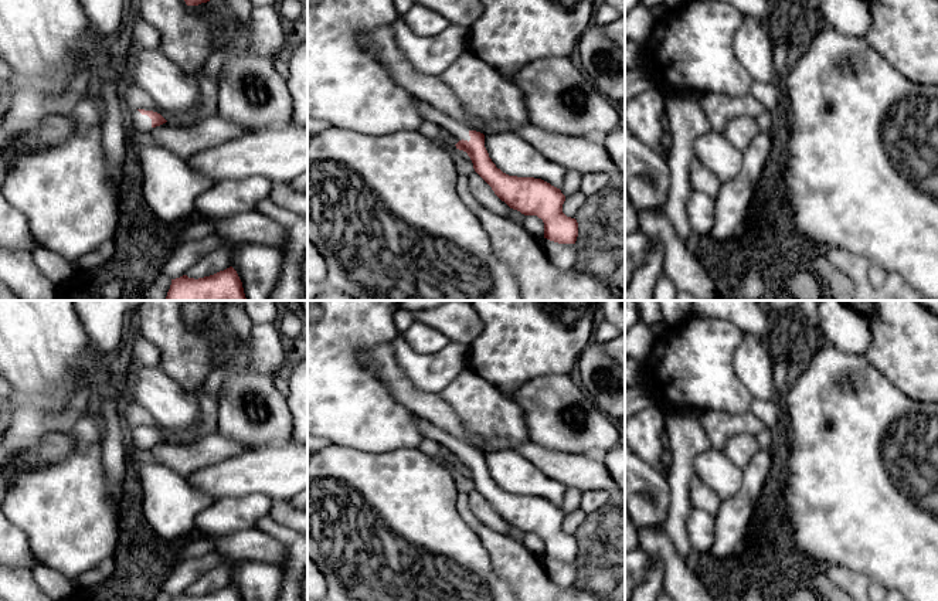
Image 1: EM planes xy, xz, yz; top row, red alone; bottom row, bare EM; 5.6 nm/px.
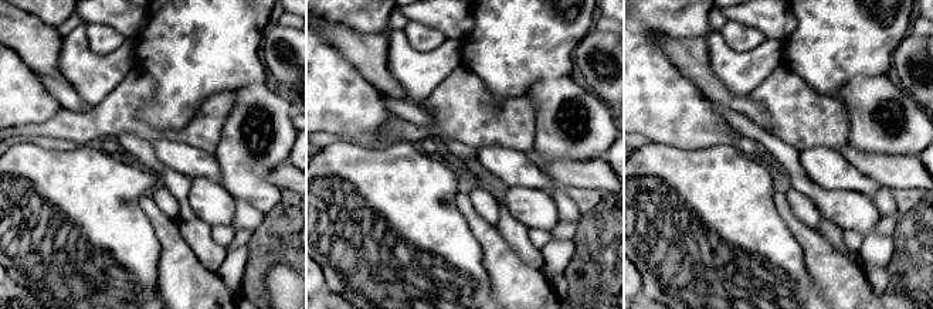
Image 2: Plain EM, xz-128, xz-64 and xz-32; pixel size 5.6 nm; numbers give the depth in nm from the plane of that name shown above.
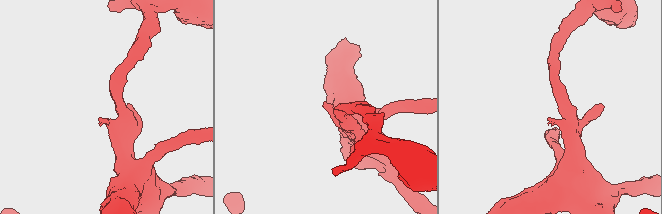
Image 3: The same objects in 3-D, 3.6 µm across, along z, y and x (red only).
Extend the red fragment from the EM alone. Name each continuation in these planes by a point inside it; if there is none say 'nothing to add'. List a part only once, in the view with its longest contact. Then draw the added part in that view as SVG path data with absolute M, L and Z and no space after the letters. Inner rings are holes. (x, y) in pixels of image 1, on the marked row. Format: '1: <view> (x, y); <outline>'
1: xz (455, 131); M415 99L415 105L422 118L426 122L438 125L443 130L443 133L452 139L453 145L456 145L462 139L468 142L470 140L469 130L465 125L451 119L448 115L419 99Z

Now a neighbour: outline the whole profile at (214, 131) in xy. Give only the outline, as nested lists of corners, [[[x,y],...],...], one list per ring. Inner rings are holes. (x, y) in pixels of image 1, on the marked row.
[[[214,113],[201,122],[186,128],[166,122],[153,128],[145,139],[156,146],[166,147],[171,153],[187,160],[196,153],[221,146],[230,140],[237,140],[245,133],[248,132],[242,126]]]

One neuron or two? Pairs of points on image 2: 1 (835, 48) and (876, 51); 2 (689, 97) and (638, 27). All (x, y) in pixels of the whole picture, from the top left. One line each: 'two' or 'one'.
1: one
2: one

